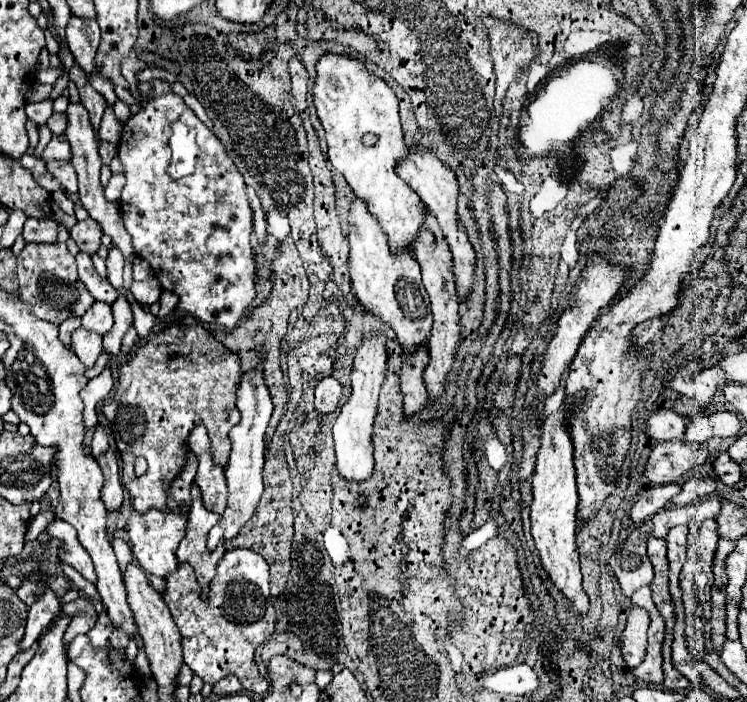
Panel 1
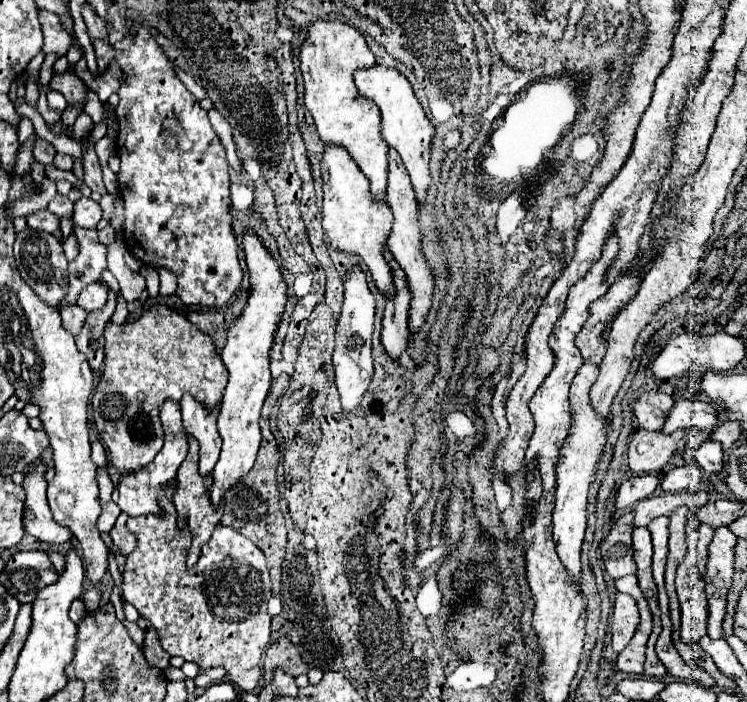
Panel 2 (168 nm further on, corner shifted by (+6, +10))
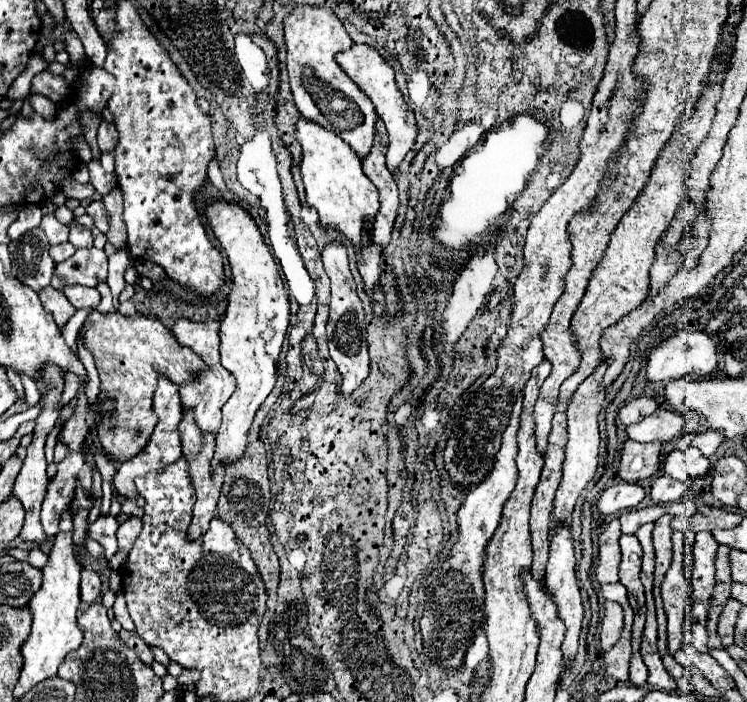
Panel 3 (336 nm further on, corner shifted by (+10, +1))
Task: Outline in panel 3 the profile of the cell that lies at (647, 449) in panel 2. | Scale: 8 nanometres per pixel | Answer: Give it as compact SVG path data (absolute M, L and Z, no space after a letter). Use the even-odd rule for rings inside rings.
M625 441L621 449L619 477L627 483L647 479L659 471L659 457L661 457L661 441L653 443Z

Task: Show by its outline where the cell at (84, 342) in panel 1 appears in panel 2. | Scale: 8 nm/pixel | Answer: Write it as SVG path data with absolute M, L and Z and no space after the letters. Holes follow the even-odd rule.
M69 306L69 308L61 308L61 318L63 318L63 328L73 336L79 336L87 320L87 312L83 312L83 308L79 306Z

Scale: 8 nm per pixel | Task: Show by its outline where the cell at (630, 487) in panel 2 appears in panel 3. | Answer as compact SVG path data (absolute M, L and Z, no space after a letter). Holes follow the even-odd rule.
M617 483L607 487L599 499L597 499L597 509L601 515L613 515L619 511L629 511L635 509L645 497L645 491L637 483Z

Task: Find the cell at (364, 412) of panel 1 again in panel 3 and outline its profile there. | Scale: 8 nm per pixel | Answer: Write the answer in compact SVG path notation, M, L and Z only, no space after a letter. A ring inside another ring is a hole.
M331 243L323 249L321 261L325 267L325 273L331 281L331 311L329 311L329 323L327 323L327 343L331 359L337 363L343 385L341 393L351 395L353 389L357 389L363 379L369 373L369 351L367 351L367 325L365 325L365 313L363 303L357 295L357 285L353 281L353 275L349 271L347 263L347 251L343 243Z

